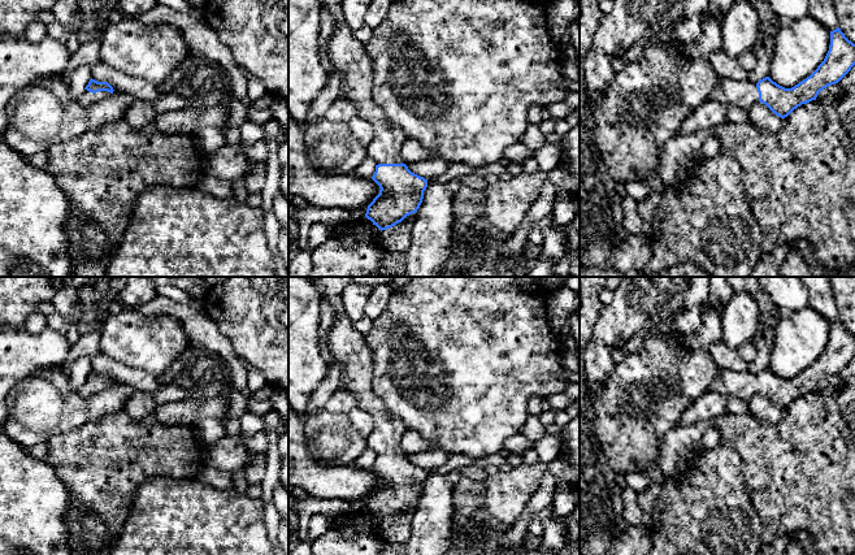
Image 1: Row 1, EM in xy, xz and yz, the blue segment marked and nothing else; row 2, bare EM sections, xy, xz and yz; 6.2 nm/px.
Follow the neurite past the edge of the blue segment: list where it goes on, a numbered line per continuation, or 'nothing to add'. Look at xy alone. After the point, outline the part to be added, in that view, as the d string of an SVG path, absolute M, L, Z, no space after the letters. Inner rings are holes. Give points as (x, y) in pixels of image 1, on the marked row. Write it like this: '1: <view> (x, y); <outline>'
1: xy (86, 99); M84 90L82 92L82 95L78 97L77 103L81 107L87 108L87 107L92 105L94 103L105 99L108 95L110 95L110 92L108 92L108 91L99 91L96 94L92 94L92 92Z

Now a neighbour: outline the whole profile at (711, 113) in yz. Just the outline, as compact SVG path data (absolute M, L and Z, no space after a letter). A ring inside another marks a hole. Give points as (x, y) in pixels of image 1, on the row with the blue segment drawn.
M707 100L691 112L680 126L678 134L689 135L702 130L715 129L725 122L728 105L717 100Z

